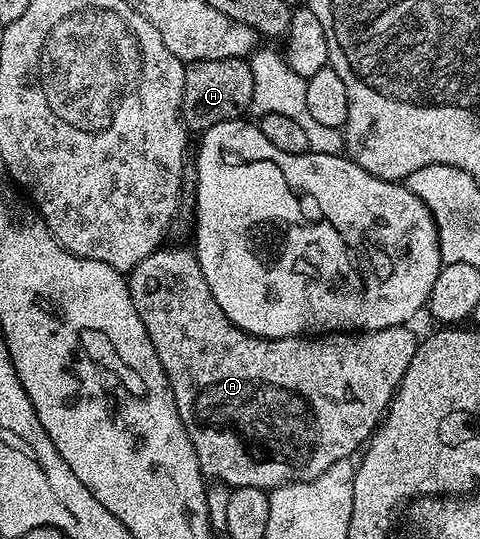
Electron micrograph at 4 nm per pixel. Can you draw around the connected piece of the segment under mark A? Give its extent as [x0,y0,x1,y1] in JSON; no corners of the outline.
[127,248,419,491]

